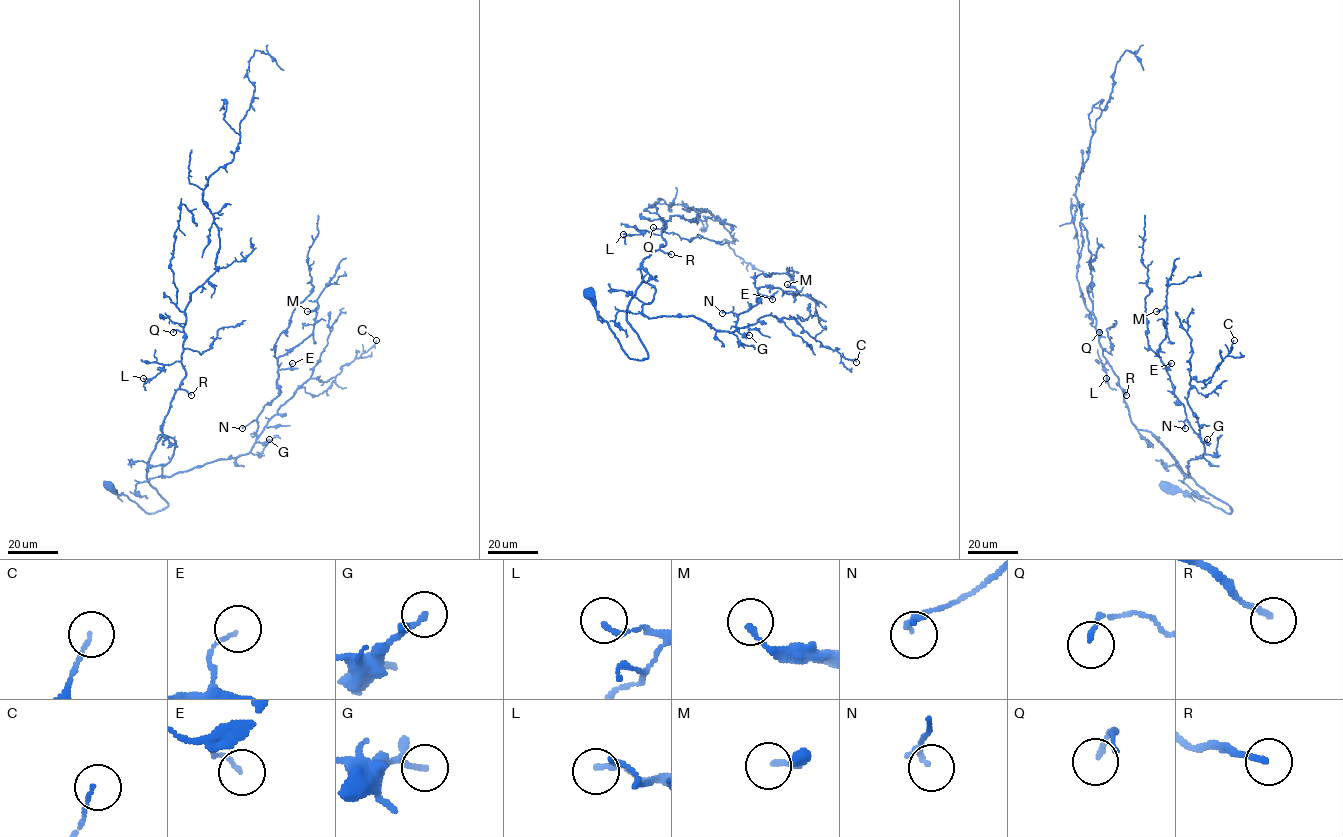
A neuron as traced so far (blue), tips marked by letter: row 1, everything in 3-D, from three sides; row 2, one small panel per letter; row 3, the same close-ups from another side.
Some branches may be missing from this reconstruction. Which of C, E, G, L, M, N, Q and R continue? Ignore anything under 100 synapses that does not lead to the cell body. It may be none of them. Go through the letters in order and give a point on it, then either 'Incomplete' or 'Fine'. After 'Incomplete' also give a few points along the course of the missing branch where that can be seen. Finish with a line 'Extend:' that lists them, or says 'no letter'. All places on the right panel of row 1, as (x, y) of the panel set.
C: Place: (1234, 340). Fine
E: Place: (1171, 363). Fine
G: Place: (1207, 439). Fine
L: Place: (1106, 378). Fine
M: Place: (1156, 311). Fine
N: Place: (1185, 428). Fine
Q: Place: (1099, 332). Fine
R: Place: (1126, 395). Incomplete. Course of what is missing: (1126, 395), (1142, 402), (1150, 372), (1128, 320), (1138, 303), (1134, 273), (1117, 268), (1122, 293), (1135, 313)
Extend: R

